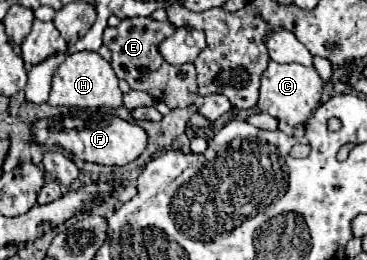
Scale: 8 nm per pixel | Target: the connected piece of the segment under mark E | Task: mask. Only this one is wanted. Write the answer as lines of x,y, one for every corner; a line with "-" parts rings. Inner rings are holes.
140,16
132,20
122,20
118,28
106,28
104,30
104,44
112,52
114,72
120,80
126,80
132,90
140,90
150,94
154,100
164,102
168,108
188,108
196,104
198,98
198,82
196,82
196,70
194,64
184,66
172,66
168,64
160,52
158,44
172,36
174,26
168,22
158,22
150,16

